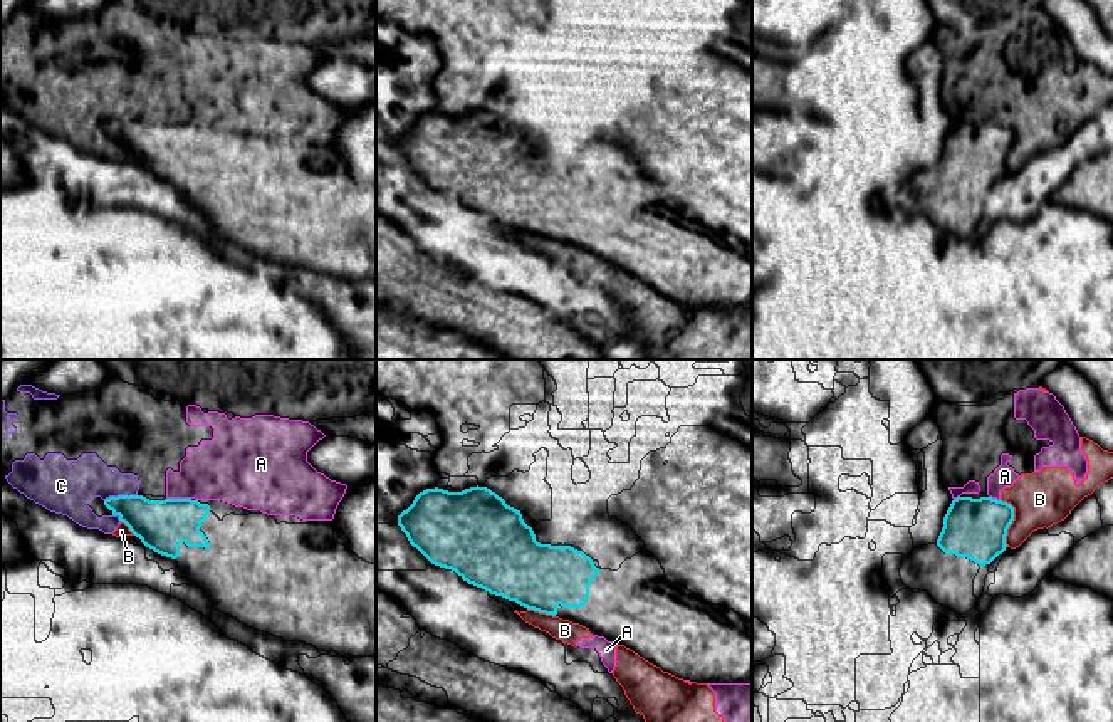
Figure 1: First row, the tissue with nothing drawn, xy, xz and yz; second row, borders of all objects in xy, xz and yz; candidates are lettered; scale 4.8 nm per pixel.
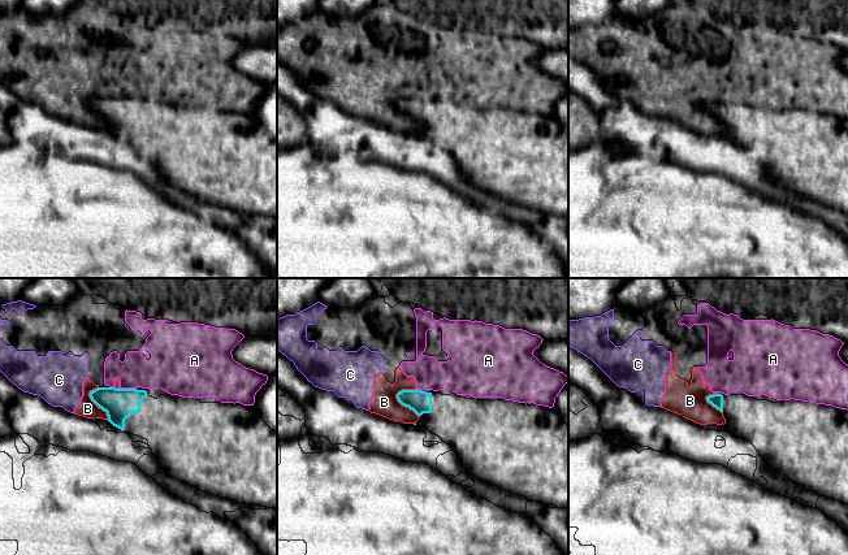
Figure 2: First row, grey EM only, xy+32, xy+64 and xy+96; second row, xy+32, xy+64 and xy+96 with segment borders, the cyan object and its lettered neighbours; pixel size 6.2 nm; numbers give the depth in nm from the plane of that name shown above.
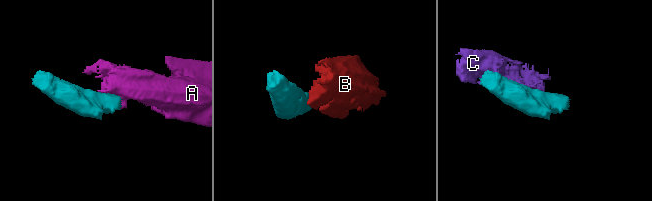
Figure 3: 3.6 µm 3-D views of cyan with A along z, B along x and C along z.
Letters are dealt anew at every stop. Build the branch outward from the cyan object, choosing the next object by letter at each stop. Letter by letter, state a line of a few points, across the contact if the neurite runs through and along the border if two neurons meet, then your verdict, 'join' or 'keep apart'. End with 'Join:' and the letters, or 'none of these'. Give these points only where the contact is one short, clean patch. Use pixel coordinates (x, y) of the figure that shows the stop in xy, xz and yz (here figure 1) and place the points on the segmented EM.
A: xy (167, 497), (190, 499) | keep apart
B: yz (1001, 499), (1013, 507), (1013, 523), (1008, 529), (1006, 546) | keep apart
C: keep apart
Join: none of these

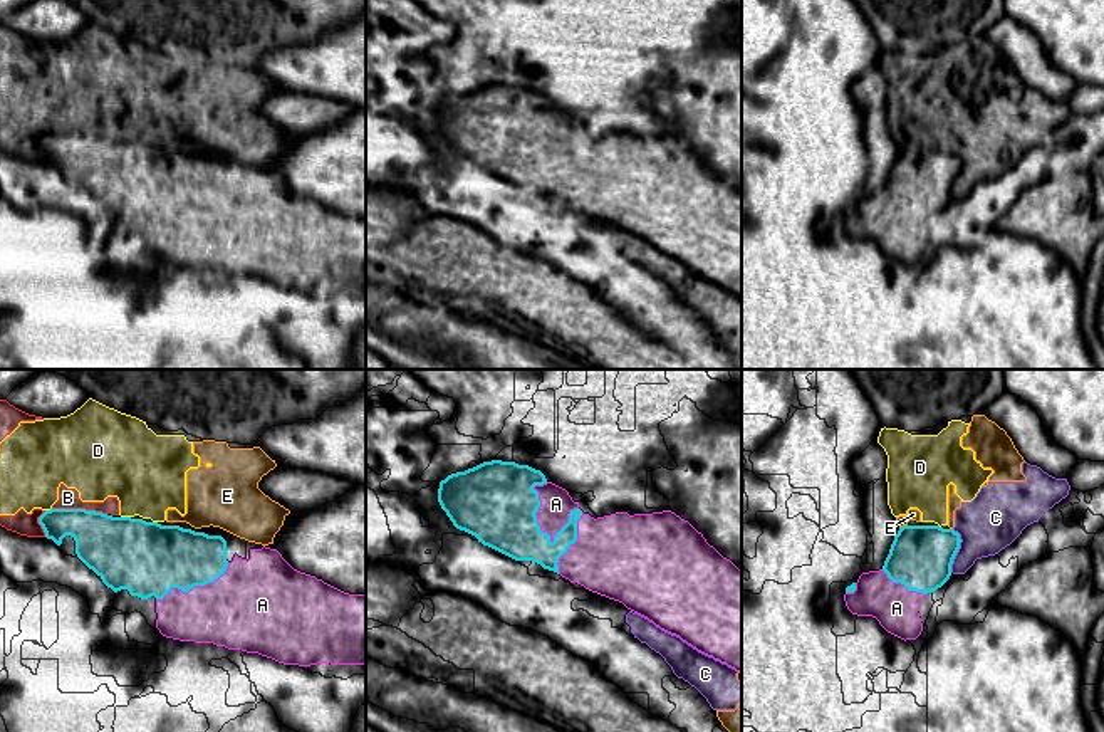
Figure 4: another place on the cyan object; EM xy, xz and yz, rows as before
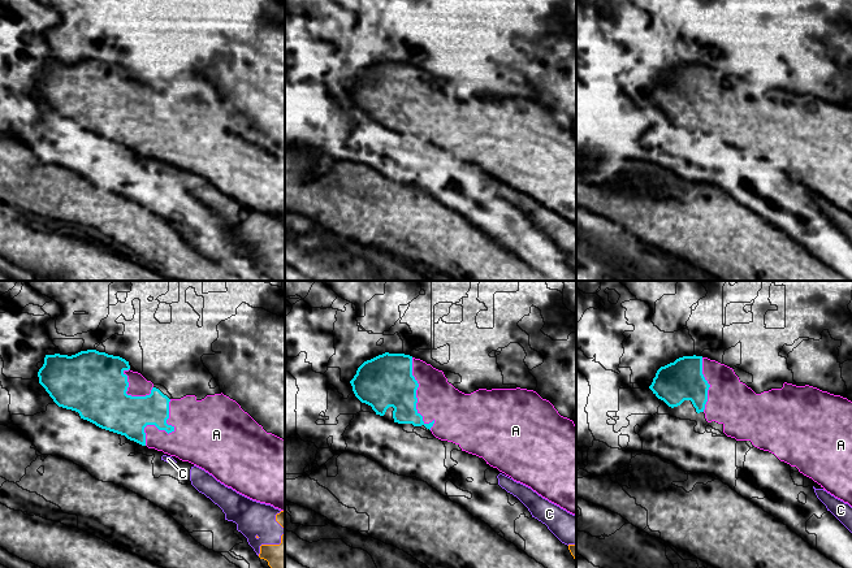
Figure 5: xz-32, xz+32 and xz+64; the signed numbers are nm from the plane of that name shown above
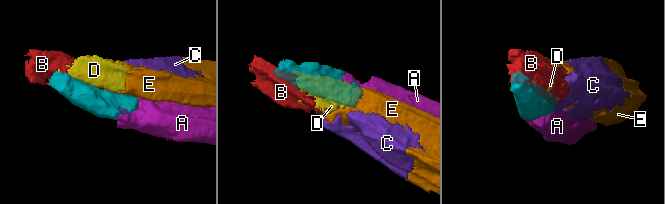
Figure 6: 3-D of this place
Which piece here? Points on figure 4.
A: join
B: keep apart
C: yz (953, 529), (958, 534), (960, 548), (950, 571) | keep apart
D: keep apart
E: yz (906, 524), (900, 528) | keep apart
Join: A

